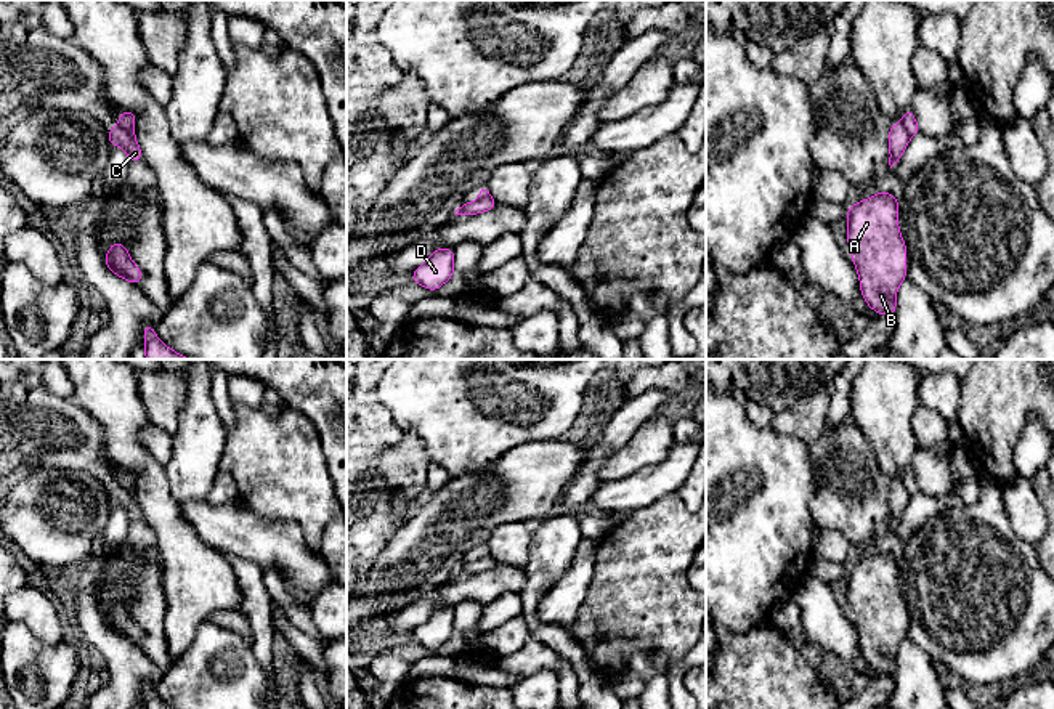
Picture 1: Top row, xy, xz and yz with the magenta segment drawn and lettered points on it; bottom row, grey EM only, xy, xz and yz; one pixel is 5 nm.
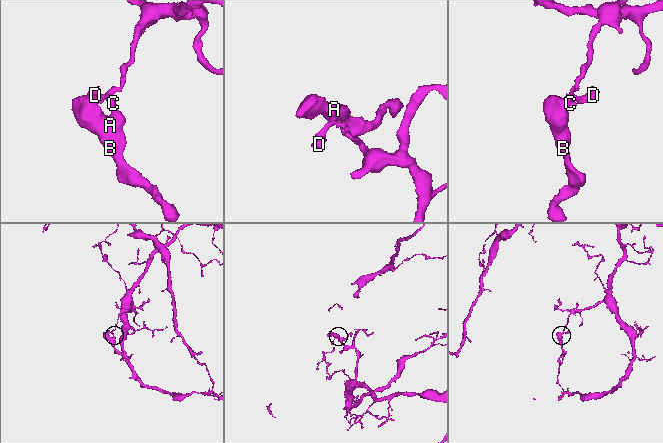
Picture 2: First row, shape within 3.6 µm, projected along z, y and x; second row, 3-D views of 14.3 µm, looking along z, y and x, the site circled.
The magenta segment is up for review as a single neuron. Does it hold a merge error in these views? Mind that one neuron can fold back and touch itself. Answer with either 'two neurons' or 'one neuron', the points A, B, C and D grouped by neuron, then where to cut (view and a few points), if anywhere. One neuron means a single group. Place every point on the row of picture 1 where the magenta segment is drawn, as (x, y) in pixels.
two neurons | A B C / D | yz (902, 122), (910, 137)

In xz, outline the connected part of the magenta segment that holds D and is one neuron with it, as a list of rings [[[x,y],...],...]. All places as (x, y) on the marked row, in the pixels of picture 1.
[[[436,249],[430,258],[414,269],[411,281],[427,290],[438,290],[454,274],[454,249]]]

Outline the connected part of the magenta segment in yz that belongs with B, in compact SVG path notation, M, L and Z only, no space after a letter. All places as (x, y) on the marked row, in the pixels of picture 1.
M890 192L849 205L847 242L860 290L871 310L895 318L895 295L906 279L906 245L898 231L898 199Z

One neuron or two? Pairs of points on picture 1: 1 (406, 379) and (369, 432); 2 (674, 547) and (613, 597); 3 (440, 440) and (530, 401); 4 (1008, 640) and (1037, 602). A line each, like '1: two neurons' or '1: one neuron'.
1: two neurons
2: one neuron
3: one neuron
4: one neuron

